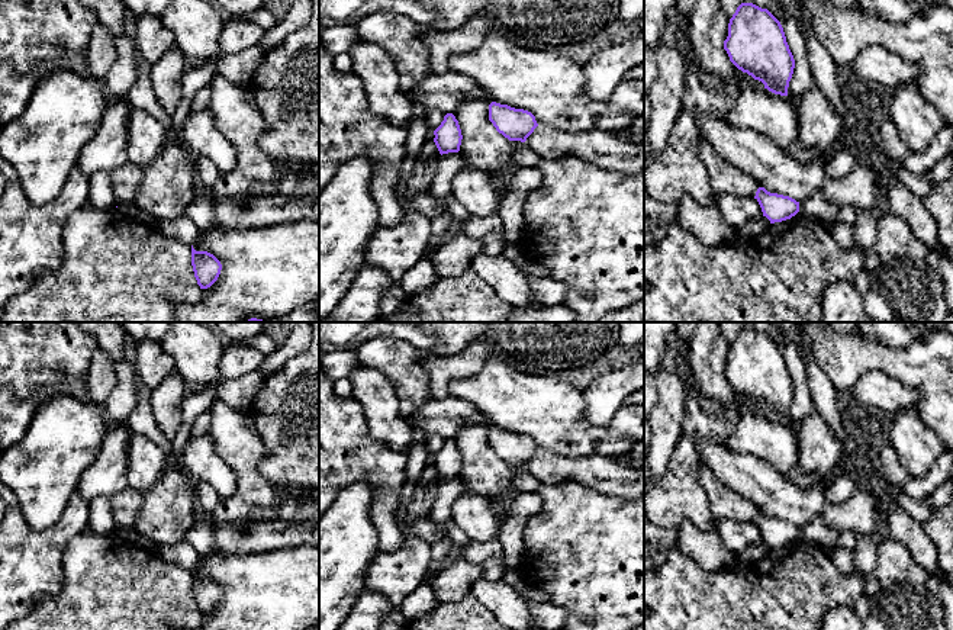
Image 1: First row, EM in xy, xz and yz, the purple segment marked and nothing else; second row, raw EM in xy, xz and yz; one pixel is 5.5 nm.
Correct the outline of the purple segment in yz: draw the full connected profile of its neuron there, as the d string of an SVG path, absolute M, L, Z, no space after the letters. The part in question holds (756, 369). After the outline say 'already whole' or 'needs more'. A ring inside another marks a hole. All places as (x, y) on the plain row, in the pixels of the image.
M741 328L724 366L730 386L775 420L788 421L795 385L780 347L753 328Z; already whole

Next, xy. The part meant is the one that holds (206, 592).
M191 570L191 591L200 614L210 613L219 602L222 589L207 576L196 576Z; already whole

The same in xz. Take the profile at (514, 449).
M496 427L489 430L489 446L505 463L521 467L525 467L538 451L531 437Z; already whole

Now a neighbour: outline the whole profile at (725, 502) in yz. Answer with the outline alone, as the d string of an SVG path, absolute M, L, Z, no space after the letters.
M701 465L698 479L708 498L711 514L717 521L728 518L741 523L754 523L757 514L763 512L751 499L725 486L706 465Z

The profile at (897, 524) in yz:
M895 498L883 499L883 536L904 543L915 562L930 575L938 575L937 549L923 528Z

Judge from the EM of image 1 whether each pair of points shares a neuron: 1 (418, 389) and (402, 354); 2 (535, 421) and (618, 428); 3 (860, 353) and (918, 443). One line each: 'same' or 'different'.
1: same
2: same
3: different

